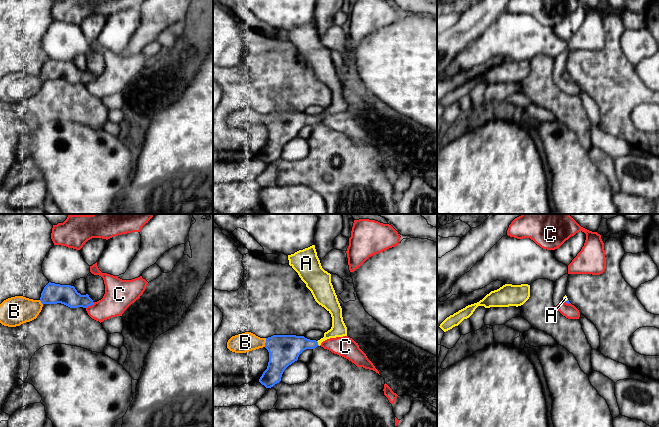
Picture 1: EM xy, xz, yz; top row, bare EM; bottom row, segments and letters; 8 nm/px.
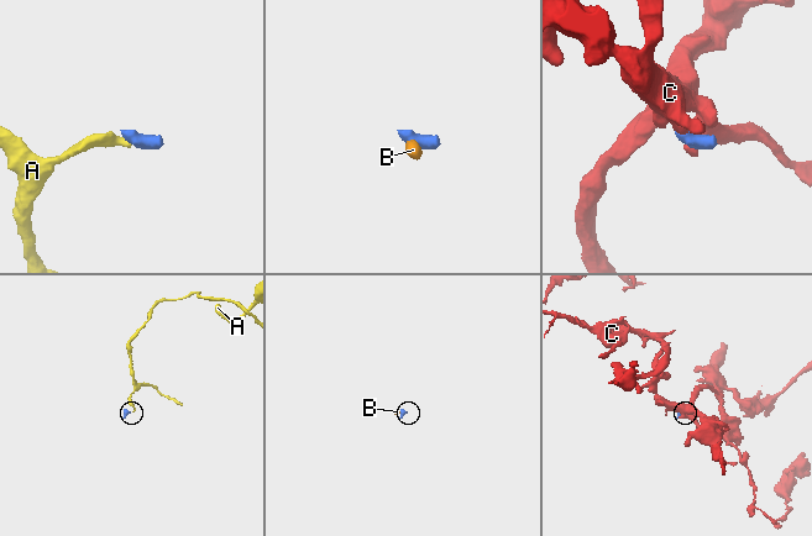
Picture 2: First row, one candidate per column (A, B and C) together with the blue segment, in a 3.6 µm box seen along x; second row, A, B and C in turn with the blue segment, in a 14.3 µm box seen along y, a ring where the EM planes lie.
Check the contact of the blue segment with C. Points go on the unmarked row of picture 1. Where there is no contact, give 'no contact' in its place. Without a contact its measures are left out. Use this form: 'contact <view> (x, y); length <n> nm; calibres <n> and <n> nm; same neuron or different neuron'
contact xy (90, 81); length 90 nm; calibres 160 and 240 nm; different neuron

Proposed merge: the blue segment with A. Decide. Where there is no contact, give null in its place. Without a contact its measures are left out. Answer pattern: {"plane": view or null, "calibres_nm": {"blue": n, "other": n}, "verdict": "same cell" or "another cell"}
{"plane": "xz", "calibres_nm": {"blue": 220, "other": 120}, "verdict": "same cell"}

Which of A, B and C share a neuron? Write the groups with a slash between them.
A B / C

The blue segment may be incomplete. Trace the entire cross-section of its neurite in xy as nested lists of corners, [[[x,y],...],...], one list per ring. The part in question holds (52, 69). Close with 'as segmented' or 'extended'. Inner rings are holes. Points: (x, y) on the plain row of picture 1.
[[[49,58],[39,76],[15,72],[0,80],[0,99],[8,103],[20,102],[37,94],[44,80],[61,79],[70,84],[87,84],[94,80],[88,70],[81,71],[74,62]]] | extended

